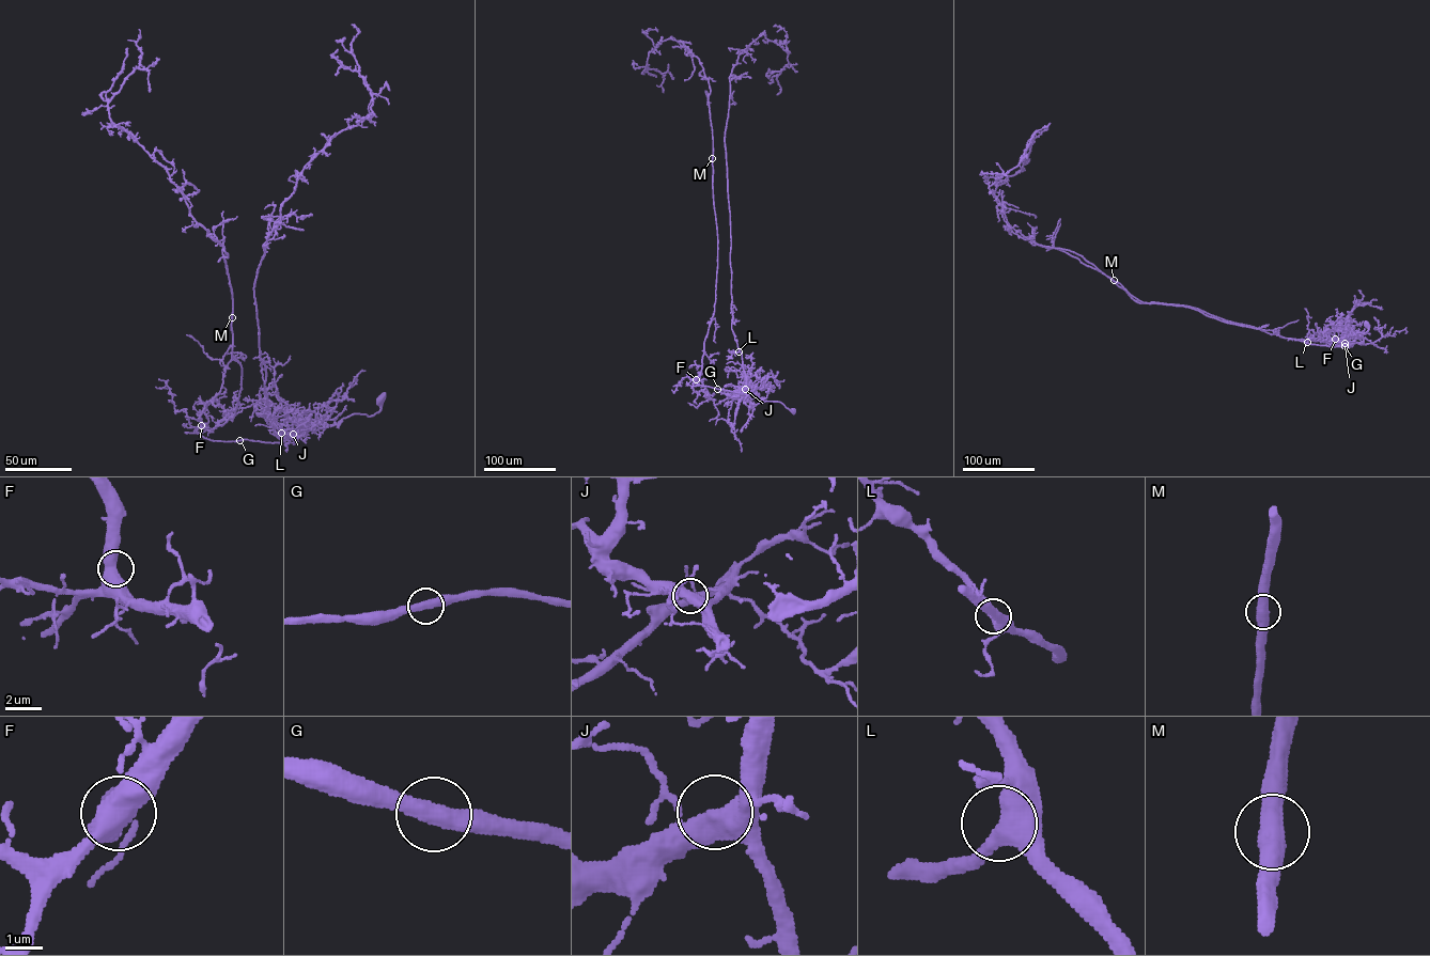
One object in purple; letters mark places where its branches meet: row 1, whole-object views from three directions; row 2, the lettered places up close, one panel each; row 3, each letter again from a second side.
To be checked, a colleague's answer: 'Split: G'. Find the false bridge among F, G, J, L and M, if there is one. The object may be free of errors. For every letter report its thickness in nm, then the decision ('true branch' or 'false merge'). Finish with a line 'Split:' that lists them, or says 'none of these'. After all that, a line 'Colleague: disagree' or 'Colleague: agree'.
F: 650 nm | true branch
G: 440 nm | true branch
J: 550 nm | true branch
L: 550 nm | true branch
M: 650 nm | true branch
Split: none of these
Colleague: disagree

